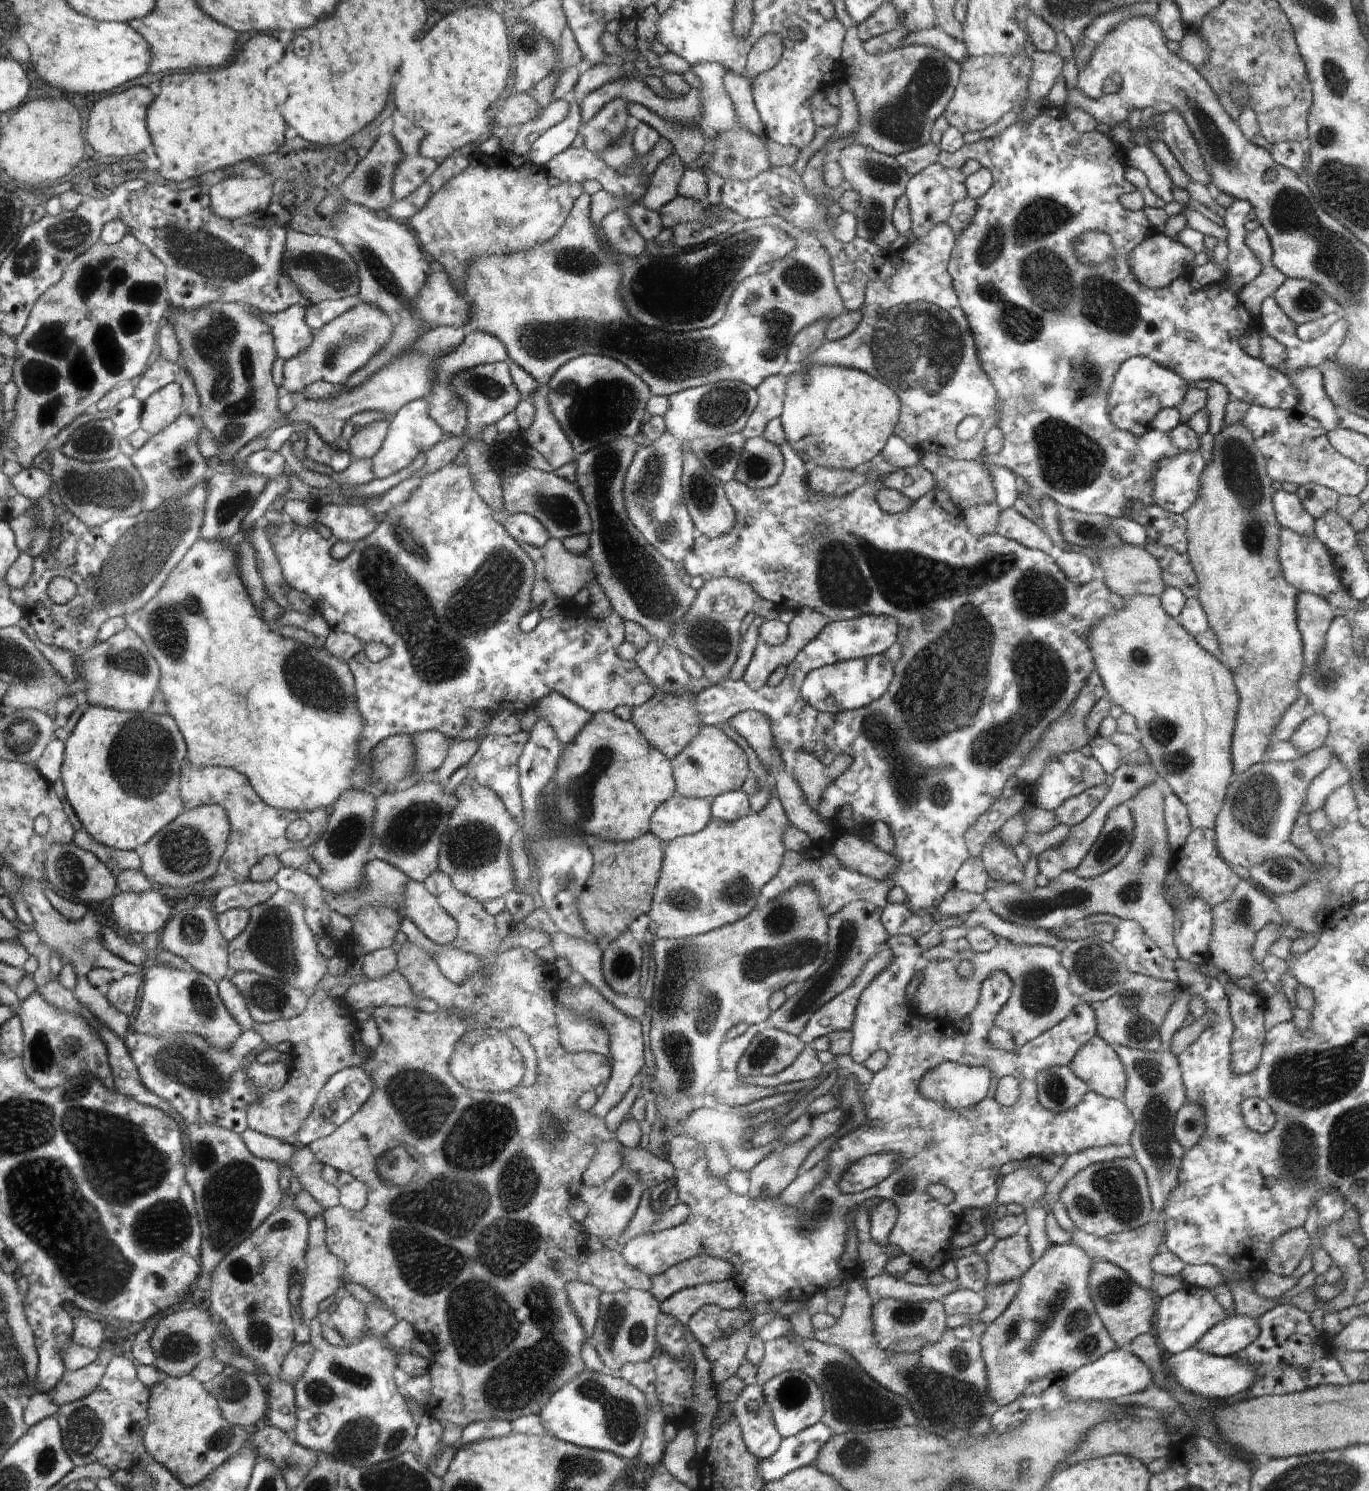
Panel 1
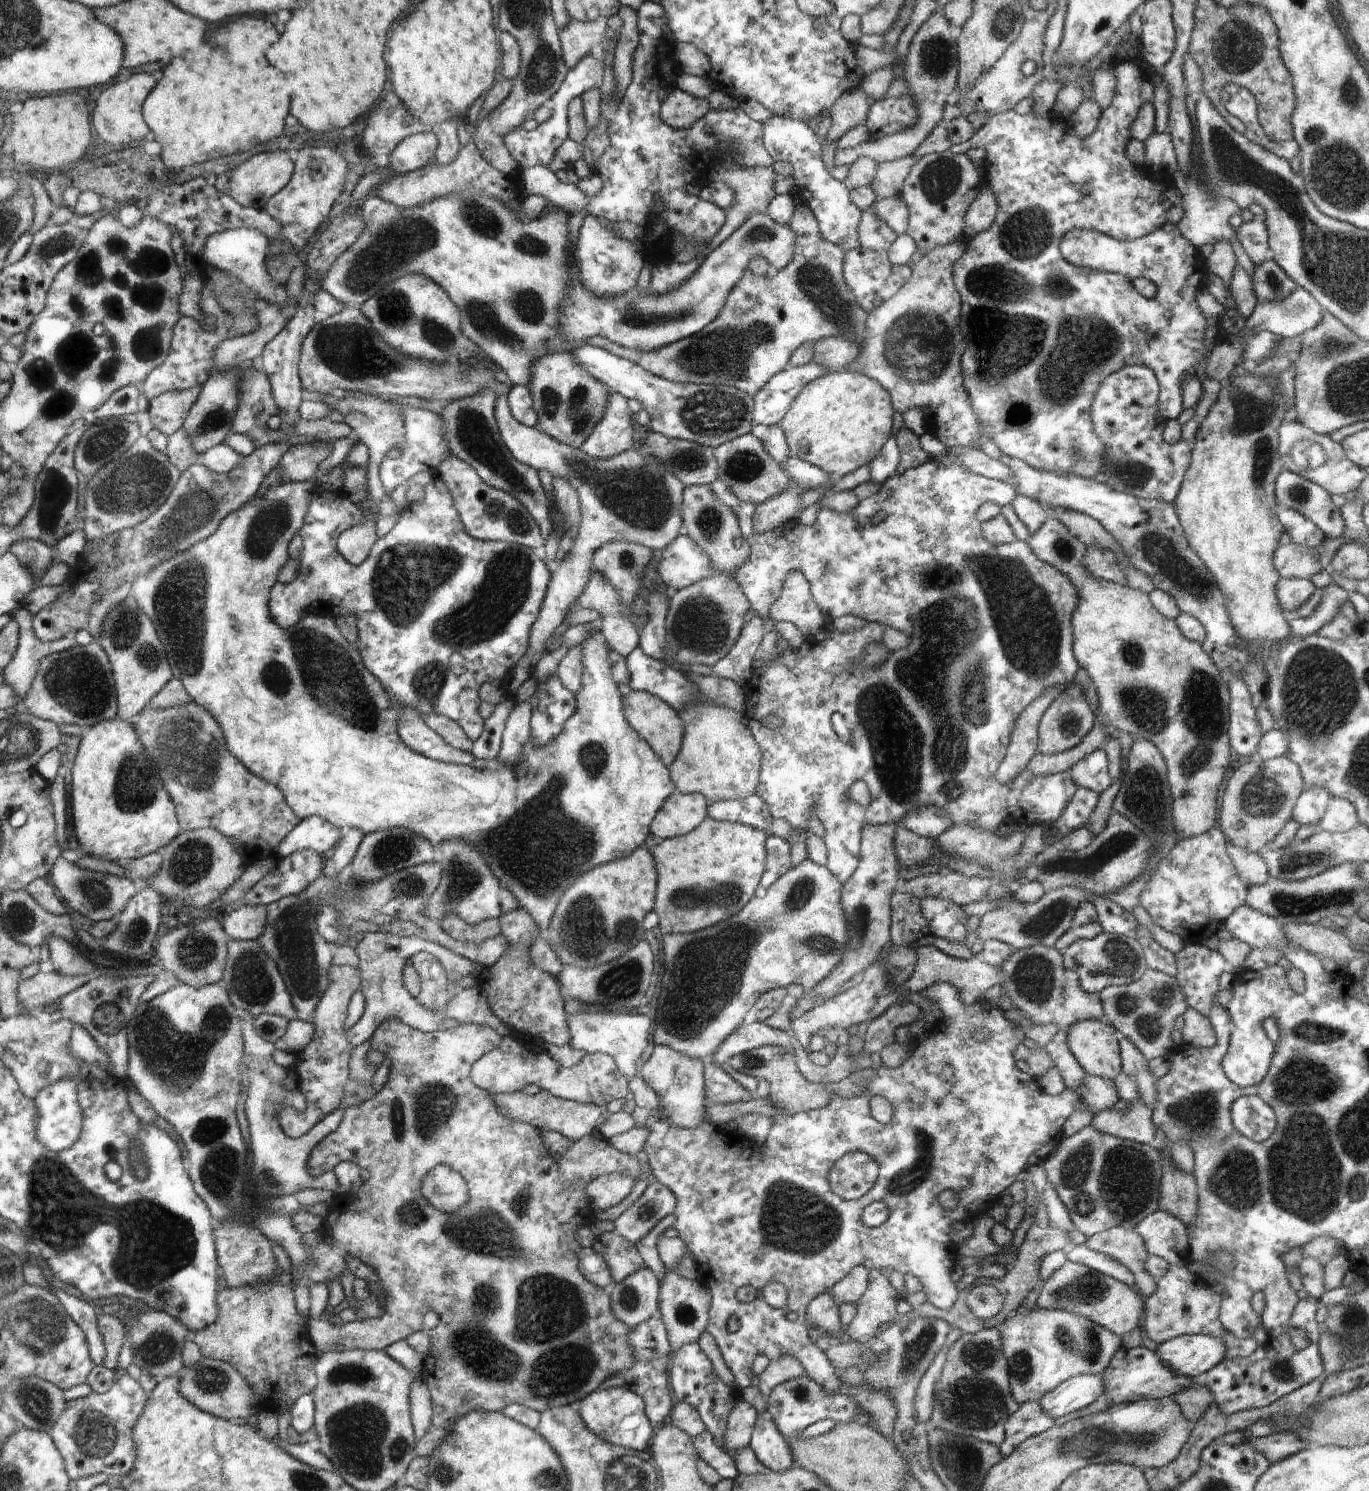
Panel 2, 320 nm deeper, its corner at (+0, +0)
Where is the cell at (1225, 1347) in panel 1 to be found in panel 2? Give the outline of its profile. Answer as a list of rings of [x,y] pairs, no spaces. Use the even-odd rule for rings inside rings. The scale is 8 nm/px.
[[[1210,1334],[1181,1335],[1158,1345],[1155,1352],[1172,1372],[1198,1380],[1227,1358],[1224,1340]]]

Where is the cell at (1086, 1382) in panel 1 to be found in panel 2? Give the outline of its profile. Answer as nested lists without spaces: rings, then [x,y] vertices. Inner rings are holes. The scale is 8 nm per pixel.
[[[1100,1374],[1077,1375],[1058,1384],[1039,1401],[1051,1418],[1059,1418],[1088,1407],[1105,1396],[1106,1386]]]

